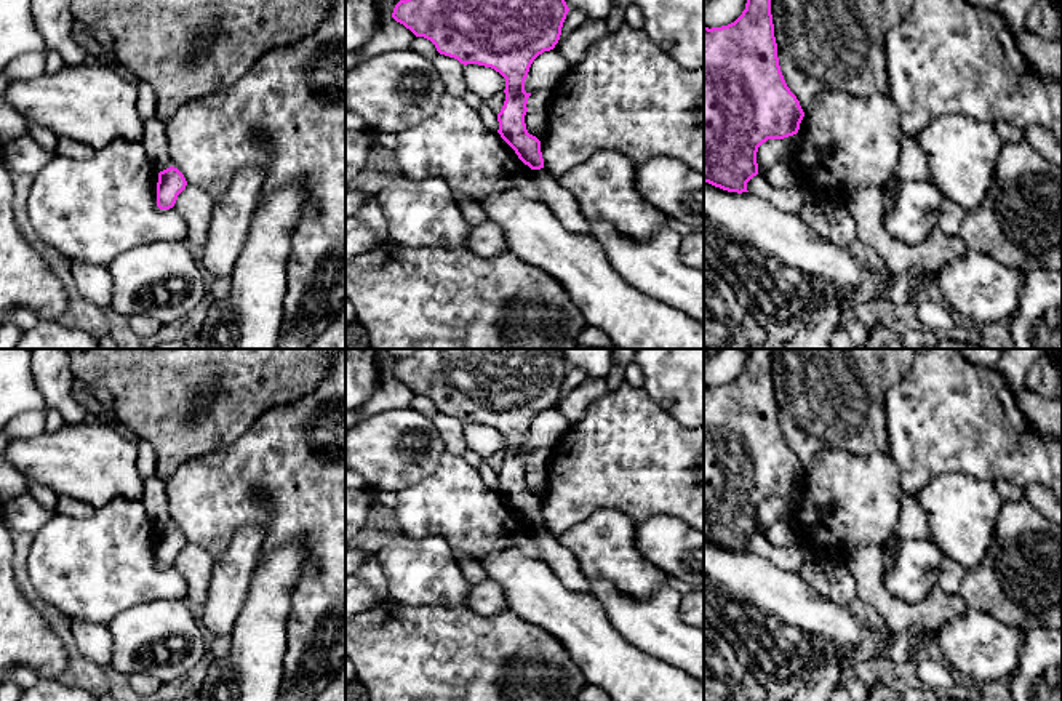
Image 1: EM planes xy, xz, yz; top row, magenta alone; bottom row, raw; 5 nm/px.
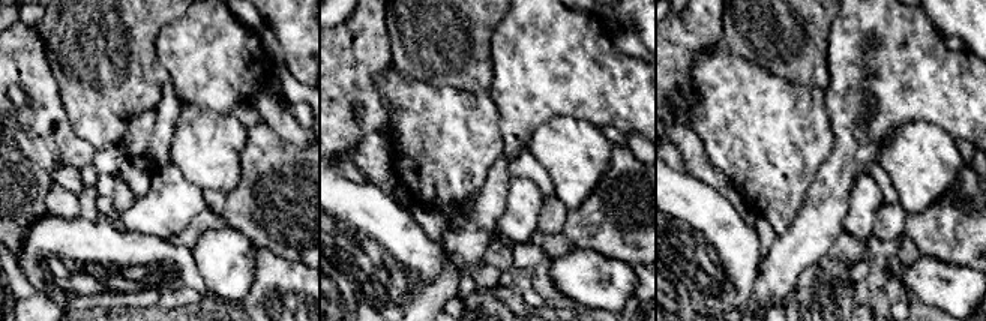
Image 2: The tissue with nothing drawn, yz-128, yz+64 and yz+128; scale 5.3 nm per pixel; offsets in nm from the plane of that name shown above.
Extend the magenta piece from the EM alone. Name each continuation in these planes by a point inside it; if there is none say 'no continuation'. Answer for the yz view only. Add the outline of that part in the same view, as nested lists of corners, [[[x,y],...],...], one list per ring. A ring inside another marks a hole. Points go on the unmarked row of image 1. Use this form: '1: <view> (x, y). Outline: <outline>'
no continuation

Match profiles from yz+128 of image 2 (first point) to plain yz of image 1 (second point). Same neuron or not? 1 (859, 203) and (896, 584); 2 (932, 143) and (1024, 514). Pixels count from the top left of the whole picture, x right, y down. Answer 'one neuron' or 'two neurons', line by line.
1: one neuron
2: two neurons

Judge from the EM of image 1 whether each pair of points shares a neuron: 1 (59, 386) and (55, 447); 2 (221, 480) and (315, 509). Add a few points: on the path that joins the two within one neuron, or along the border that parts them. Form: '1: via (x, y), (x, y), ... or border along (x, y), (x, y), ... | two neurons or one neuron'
1: border along (83, 420), (64, 424) | two neurons
2: via (245, 480), (285, 480), (291, 487) | one neuron

